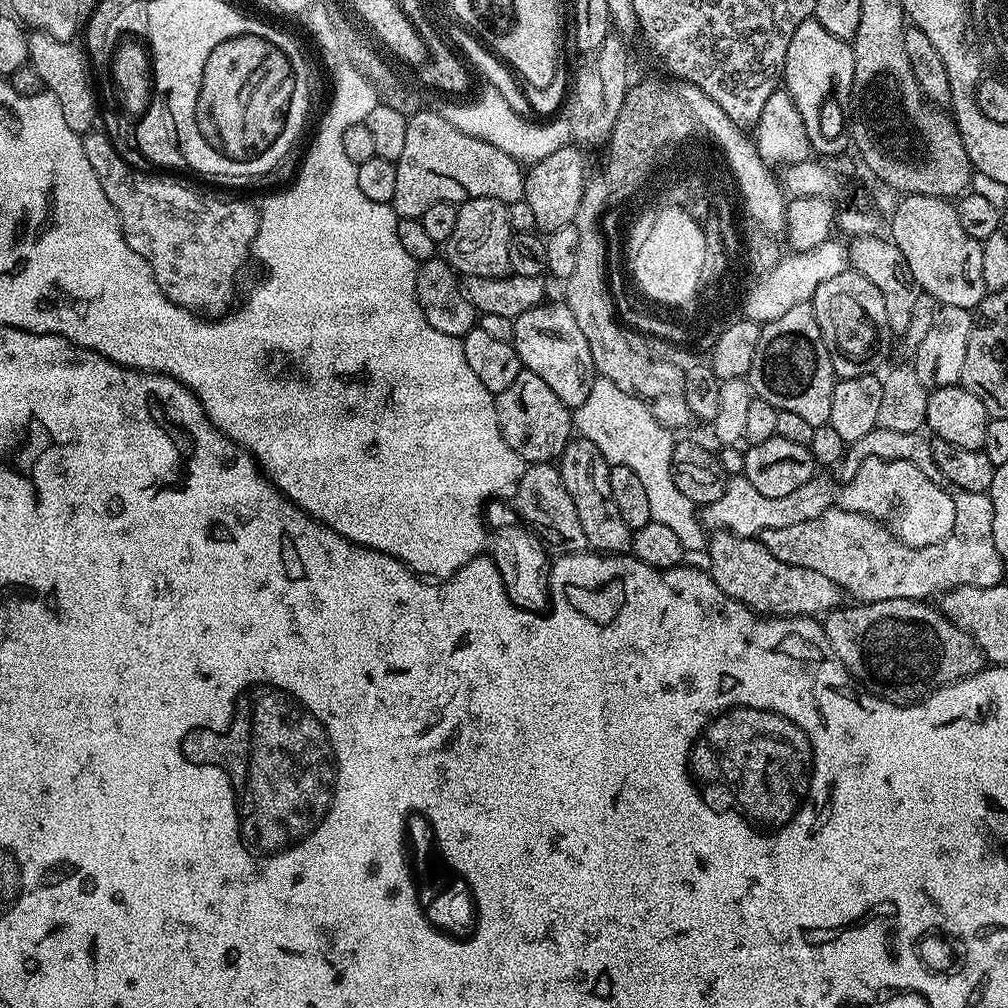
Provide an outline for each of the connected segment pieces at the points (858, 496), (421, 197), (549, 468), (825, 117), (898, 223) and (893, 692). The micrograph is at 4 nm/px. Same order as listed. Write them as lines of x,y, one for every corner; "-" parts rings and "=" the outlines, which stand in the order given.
868,456
865,461
865,464
857,466
848,484
841,486
837,496
835,482
827,480
823,474
807,480
798,486
798,490
783,498
766,498
766,494
761,494
744,475
729,476
726,490
722,490
722,498
718,498
718,502
703,505
699,513
700,523
708,530
727,530
735,532
737,536
756,538
762,530
778,530
782,526
798,526
798,522
810,522
835,504
874,520
887,521
887,516
892,512
892,503
896,500
896,491
900,488
900,472
896,469
899,467
878,456
=
417,110
408,116
406,146
402,149
402,158
394,163
398,170
398,179
391,205
400,218
419,218
426,214
426,210
430,210
430,206
434,206
434,202
450,202
459,206
474,198
494,198
510,205
524,198
526,172
521,161
492,146
490,142
480,141
456,130
439,111
436,113
=
545,462
543,464
528,464
524,469
520,484
516,487
514,497
516,512
521,516
523,523
529,529
535,530
542,537
545,545
556,554
580,554
588,548
586,534
582,534
582,522
578,522
578,510
574,506
570,494
566,491
566,482
562,482
562,474
555,463
=
815,18
802,22
802,26
794,30
794,38
790,38
782,84
802,114
813,153
836,156
844,147
849,147
850,97
855,61
851,43
842,38
834,38
834,34
825,30
=
909,196
892,212
890,239
902,250
921,293
930,295
940,304
962,306
974,310
983,302
986,289
982,282
981,241
970,238
958,222
956,205
942,196
=
890,598
879,600
873,604
857,603
856,608
841,606
832,609
823,617
822,631
832,654
848,672
873,696
881,696
891,704
919,704
932,692
937,692
942,686
953,684
967,676
978,674
986,666
984,652
977,646
976,640
966,634
954,622
950,622
940,613
939,607
923,600
907,600
906,598

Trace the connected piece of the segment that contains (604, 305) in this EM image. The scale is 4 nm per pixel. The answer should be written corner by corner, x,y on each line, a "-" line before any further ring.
589,182
584,187
581,205
574,221
578,230
578,258
574,274
566,282
568,309
574,314
586,342
590,342
590,354
594,354
594,366
597,373
604,376
618,390
637,396
651,408
654,418
663,428
677,430
693,423
690,406
681,395
681,374
674,366
672,356
659,352
640,340
643,331
635,327
627,328
616,317
618,304
612,297
608,279
608,244
600,228
600,215
604,201
604,188
599,182

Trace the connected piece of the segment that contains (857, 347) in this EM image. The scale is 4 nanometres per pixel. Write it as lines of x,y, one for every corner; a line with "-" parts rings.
855,270
838,274
838,278
830,278
830,282
822,282
814,290
810,303
839,379
871,376
881,371
879,368
888,360
888,347
893,347
894,333
890,318
886,318
886,302
882,302
882,293
870,278
862,278

